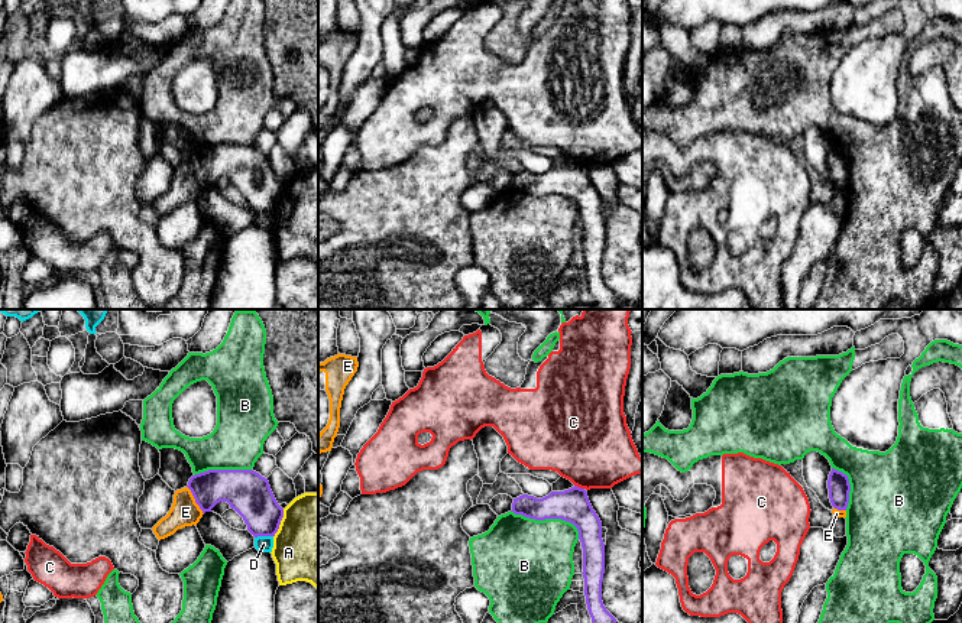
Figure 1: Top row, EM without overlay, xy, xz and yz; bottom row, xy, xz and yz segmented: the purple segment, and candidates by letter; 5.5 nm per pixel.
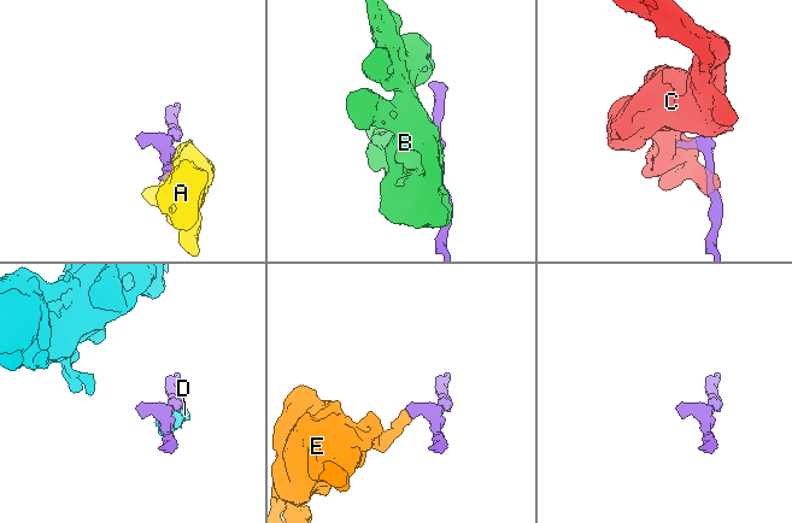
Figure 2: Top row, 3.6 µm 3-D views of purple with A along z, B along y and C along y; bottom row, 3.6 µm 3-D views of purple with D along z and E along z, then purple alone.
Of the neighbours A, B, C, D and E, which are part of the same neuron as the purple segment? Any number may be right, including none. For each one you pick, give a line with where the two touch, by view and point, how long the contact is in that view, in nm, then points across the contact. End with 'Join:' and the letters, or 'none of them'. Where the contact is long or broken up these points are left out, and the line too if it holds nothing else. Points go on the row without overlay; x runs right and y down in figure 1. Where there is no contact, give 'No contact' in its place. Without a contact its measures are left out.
Join: none of them

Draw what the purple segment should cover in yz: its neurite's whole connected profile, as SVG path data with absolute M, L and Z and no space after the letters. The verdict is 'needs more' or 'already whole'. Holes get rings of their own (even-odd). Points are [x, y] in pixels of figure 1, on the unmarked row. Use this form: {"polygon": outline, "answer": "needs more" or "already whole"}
{"polygon": "M832 145L827 156L827 165L832 182L838 186L846 186L851 168L848 152Z", "answer": "already whole"}

